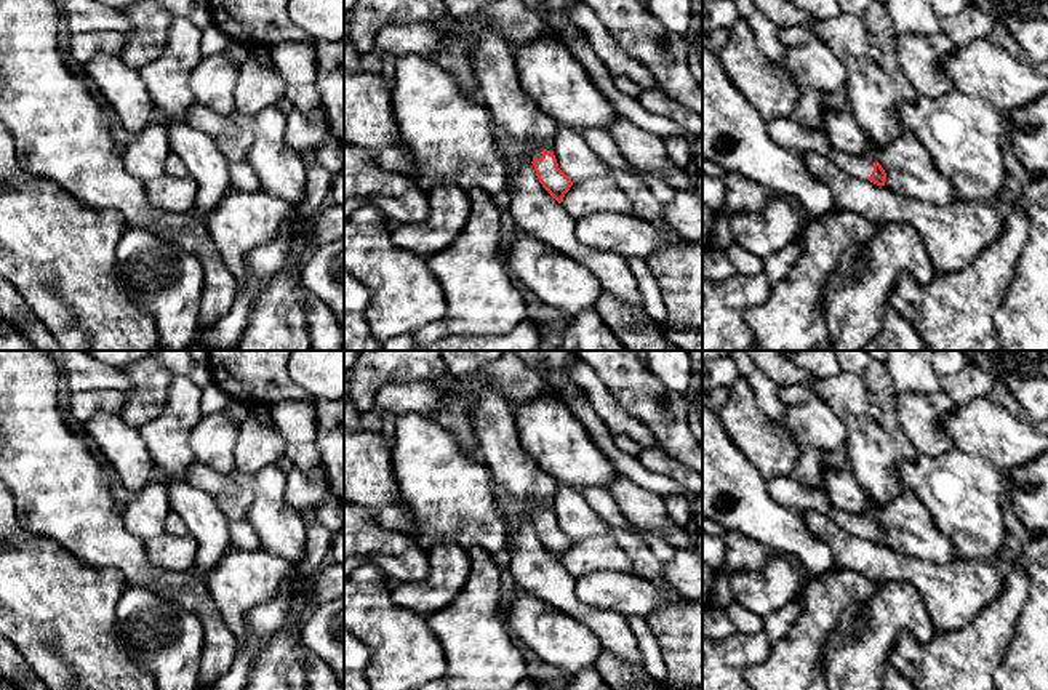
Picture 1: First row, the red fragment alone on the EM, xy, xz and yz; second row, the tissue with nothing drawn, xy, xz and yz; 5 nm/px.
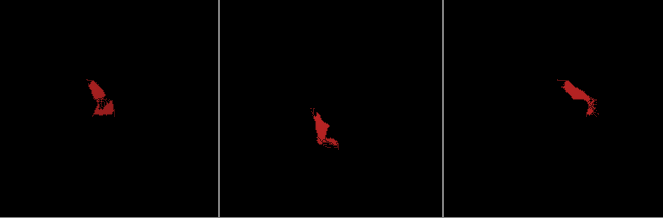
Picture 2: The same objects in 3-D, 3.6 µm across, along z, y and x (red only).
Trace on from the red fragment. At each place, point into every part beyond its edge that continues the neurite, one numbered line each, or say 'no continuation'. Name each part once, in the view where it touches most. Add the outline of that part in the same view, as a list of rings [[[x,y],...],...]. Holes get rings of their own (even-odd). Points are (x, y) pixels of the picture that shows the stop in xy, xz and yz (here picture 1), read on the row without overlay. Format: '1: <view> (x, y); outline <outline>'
1: yz (860, 525); outline [[[830,506],[826,515],[840,528],[859,538],[869,538],[874,530],[874,517],[870,514],[848,515]]]

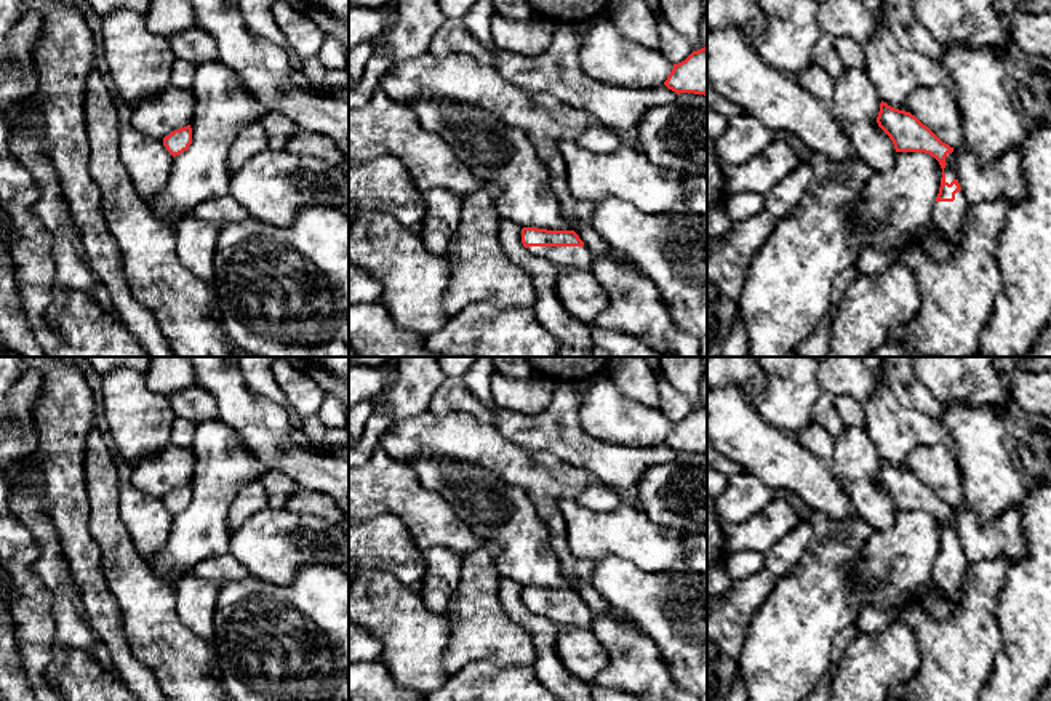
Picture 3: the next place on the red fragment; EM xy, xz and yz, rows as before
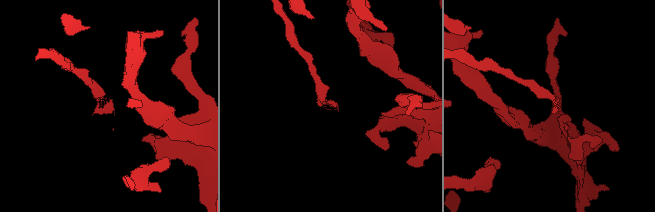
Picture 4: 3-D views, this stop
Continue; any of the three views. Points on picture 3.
1: xz (578, 615); outline [[[529,605],[528,610],[560,624],[590,627],[592,611],[584,605]]]

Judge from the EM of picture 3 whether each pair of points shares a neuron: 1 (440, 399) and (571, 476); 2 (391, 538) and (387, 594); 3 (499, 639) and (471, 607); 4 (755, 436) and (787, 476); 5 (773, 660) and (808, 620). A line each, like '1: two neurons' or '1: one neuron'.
1: two neurons
2: two neurons
3: one neuron
4: one neuron
5: one neuron

